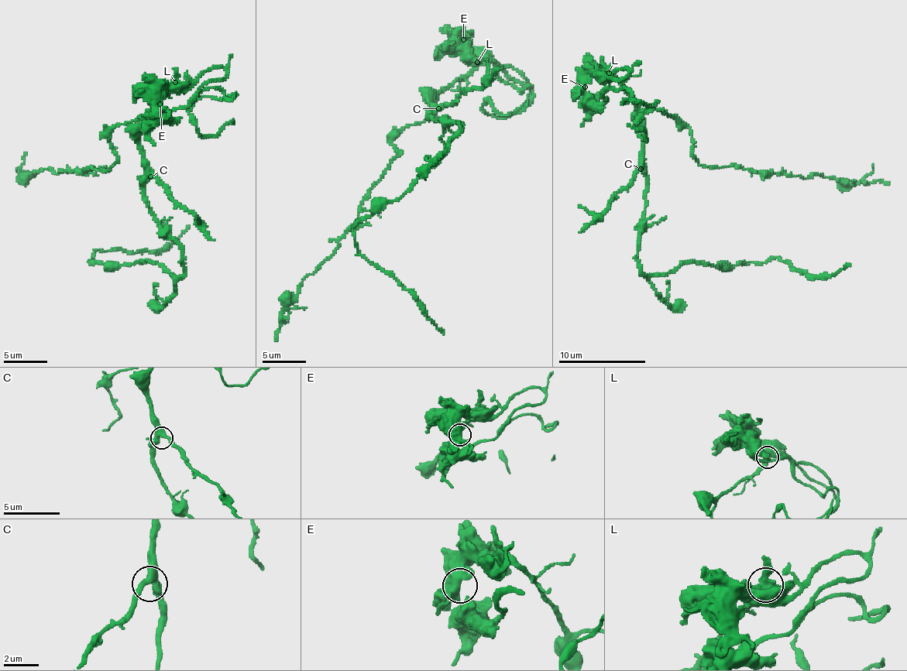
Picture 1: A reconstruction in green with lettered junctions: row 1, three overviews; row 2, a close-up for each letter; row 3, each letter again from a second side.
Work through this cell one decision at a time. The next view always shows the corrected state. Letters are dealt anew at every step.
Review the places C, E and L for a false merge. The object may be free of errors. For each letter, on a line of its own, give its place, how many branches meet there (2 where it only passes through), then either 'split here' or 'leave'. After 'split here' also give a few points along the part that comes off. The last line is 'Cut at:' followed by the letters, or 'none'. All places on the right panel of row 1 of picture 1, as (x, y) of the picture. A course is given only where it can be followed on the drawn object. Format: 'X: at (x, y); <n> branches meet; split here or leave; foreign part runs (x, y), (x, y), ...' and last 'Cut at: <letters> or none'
C: at (640, 169); 3 branches meet; leave
E: at (585, 87); 3 branches meet; leave
L: at (609, 73); 3 branches meet; split here; foreign part runs (609, 72), (642, 125), (637, 248), (647, 275), (777, 257), (830, 277), (850, 264)
Cut at: L

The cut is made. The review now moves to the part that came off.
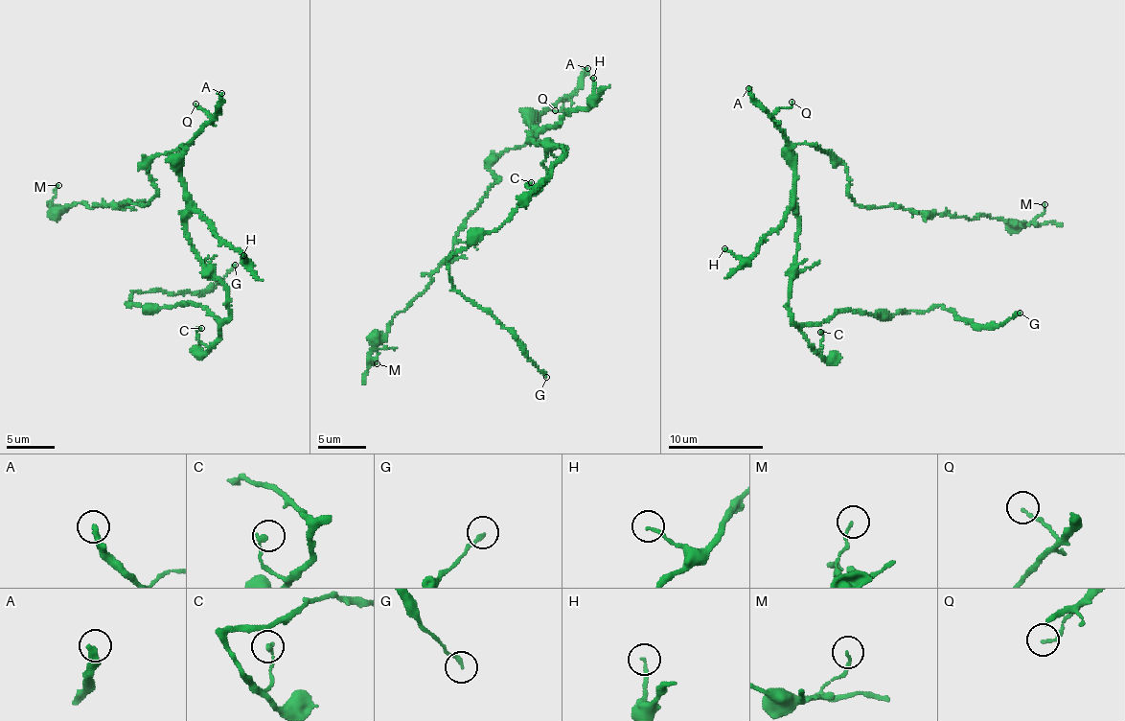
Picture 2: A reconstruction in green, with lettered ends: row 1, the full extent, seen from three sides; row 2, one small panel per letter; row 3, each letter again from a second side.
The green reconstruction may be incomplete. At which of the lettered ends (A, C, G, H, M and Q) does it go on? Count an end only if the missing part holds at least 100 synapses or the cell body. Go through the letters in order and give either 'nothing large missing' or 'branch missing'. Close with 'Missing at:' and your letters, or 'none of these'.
A: branch missing
C: nothing large missing
G: nothing large missing
H: nothing large missing
M: nothing large missing
Q: nothing large missing
Missing at: A

